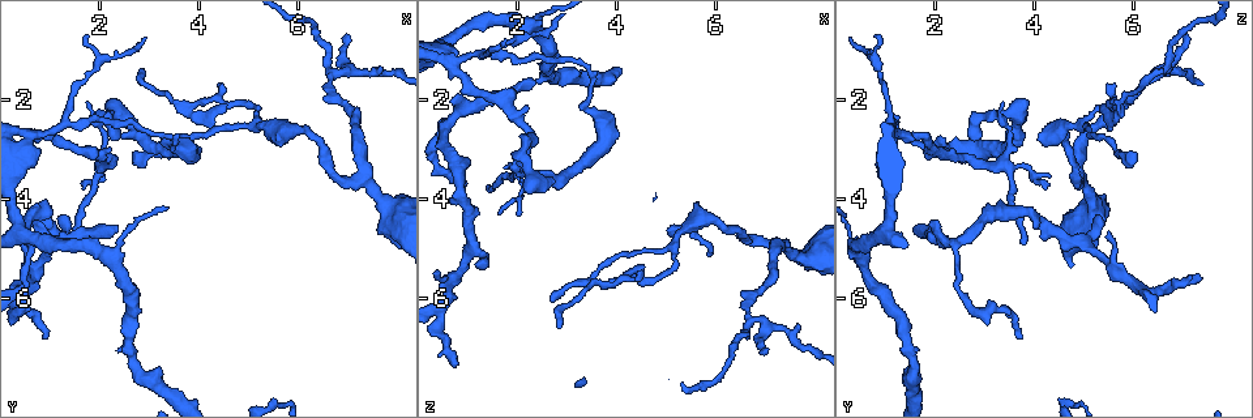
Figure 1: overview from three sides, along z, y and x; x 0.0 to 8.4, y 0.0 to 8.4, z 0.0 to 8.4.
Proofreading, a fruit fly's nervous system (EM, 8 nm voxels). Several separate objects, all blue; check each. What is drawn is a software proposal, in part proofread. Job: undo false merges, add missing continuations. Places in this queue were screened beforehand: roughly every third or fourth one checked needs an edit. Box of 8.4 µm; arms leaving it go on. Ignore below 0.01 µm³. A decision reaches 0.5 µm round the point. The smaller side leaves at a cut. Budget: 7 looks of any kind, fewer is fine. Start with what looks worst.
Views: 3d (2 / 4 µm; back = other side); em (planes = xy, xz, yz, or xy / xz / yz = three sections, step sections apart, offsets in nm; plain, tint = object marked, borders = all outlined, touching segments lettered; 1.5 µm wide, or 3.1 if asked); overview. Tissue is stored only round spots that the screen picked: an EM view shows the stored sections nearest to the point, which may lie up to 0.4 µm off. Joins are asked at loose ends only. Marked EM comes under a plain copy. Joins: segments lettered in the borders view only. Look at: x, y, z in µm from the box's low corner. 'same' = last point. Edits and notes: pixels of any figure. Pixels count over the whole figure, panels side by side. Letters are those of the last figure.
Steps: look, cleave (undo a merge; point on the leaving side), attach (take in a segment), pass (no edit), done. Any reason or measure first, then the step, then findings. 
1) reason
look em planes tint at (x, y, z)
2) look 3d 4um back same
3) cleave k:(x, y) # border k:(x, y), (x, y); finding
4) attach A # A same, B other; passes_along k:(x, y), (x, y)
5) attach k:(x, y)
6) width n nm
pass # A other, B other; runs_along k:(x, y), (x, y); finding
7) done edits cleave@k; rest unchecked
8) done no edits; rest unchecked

branch stops here
look 3d 2um at (2.35, 4.60, 1.65)

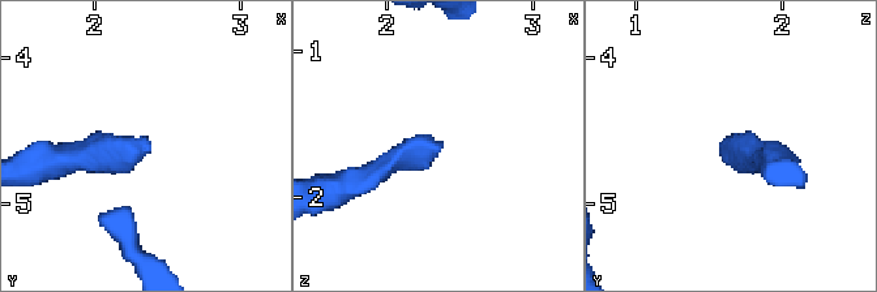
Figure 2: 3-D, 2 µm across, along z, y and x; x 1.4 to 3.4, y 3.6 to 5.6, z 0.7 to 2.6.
need the tissue
look em planes borders at (2.36, 4.60, 1.66)

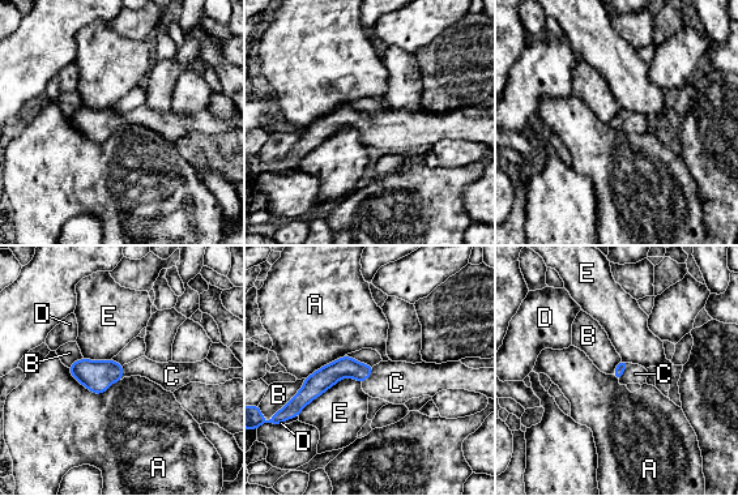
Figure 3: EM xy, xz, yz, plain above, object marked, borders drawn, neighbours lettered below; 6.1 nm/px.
attach C # A other, B other, C same, D other, E other; passes_along 3:(622, 364), (622, 372), (635, 373); the cell continues

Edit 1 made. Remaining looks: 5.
two arms in line, one across
look 3d 2um at (6.75, 1.55, 6.50)

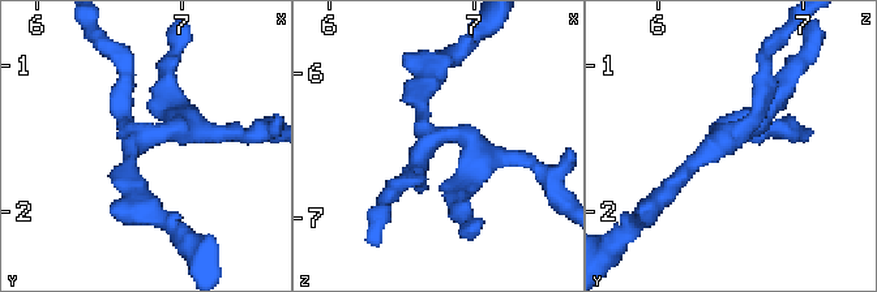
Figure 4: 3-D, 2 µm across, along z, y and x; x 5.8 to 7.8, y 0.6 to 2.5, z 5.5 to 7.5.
look em planes borders at (6.68, 1.50, 6.44)

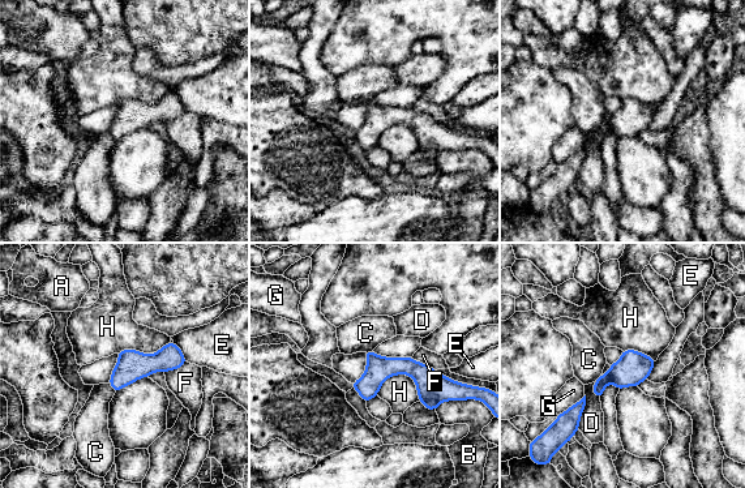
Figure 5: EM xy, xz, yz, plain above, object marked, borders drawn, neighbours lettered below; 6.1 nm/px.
longest_contact F 360 nm
pass # A other, B other, C other, D other, E other, F other, G other, H other; border 5:(376, 394), (407, 373), (419, 401); continuous, no second cell

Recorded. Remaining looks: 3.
done edits attach@3; rest unchecked

